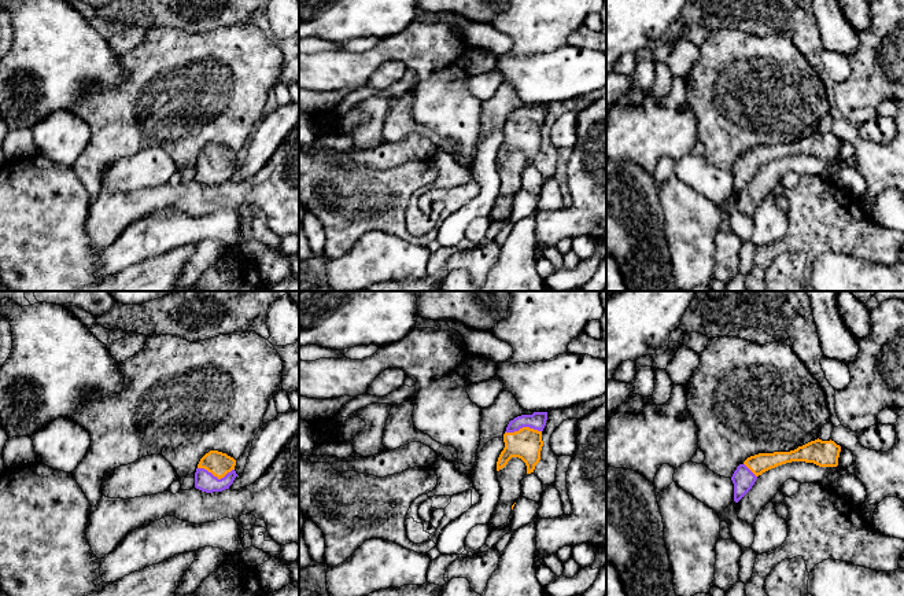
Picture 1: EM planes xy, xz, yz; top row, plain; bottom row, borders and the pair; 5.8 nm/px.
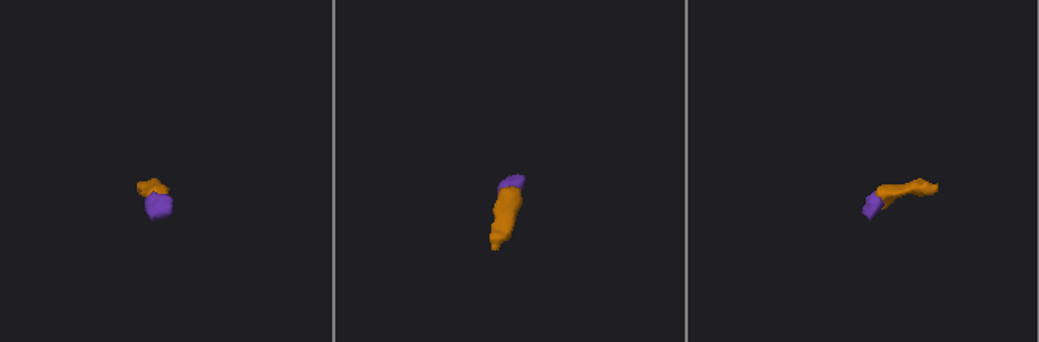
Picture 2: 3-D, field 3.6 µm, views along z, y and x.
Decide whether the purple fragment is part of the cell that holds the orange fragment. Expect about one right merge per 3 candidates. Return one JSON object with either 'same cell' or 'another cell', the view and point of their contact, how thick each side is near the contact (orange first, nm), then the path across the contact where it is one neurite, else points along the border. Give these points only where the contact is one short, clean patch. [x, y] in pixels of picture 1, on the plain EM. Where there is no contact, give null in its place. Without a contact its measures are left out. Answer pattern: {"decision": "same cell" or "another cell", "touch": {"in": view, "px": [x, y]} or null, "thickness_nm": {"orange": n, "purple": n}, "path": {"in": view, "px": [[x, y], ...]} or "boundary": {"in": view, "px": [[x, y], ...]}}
{"decision": "same cell", "touch": {"in": "xy", "px": [216, 168]}, "thickness_nm": {"orange": 140, "purple": 120}, "path": {"in": "xy", "px": [[217, 155], [216, 168], [205, 173]]}}

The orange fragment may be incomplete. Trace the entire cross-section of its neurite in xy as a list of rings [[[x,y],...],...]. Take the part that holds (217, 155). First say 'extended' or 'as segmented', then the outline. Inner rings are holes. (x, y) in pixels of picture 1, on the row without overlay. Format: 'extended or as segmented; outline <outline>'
extended; outline [[[210,143],[198,157],[195,180],[206,185],[229,181],[237,169],[235,158],[236,152],[233,150],[218,143]]]

